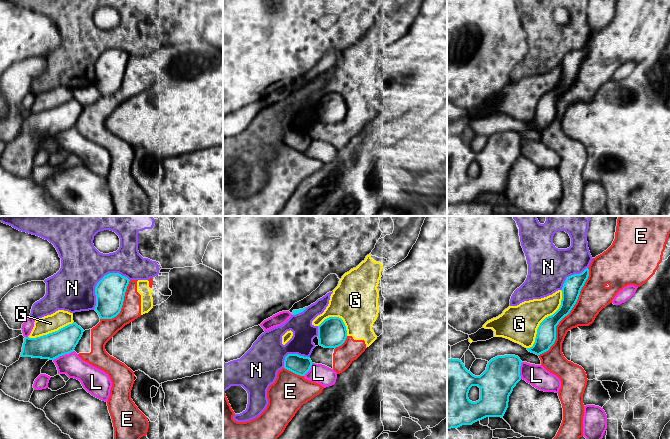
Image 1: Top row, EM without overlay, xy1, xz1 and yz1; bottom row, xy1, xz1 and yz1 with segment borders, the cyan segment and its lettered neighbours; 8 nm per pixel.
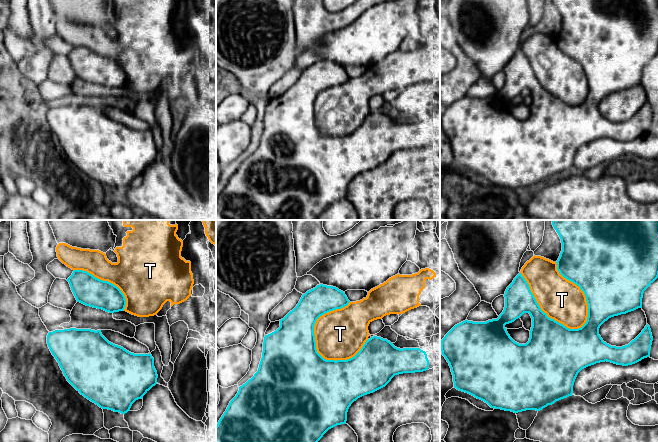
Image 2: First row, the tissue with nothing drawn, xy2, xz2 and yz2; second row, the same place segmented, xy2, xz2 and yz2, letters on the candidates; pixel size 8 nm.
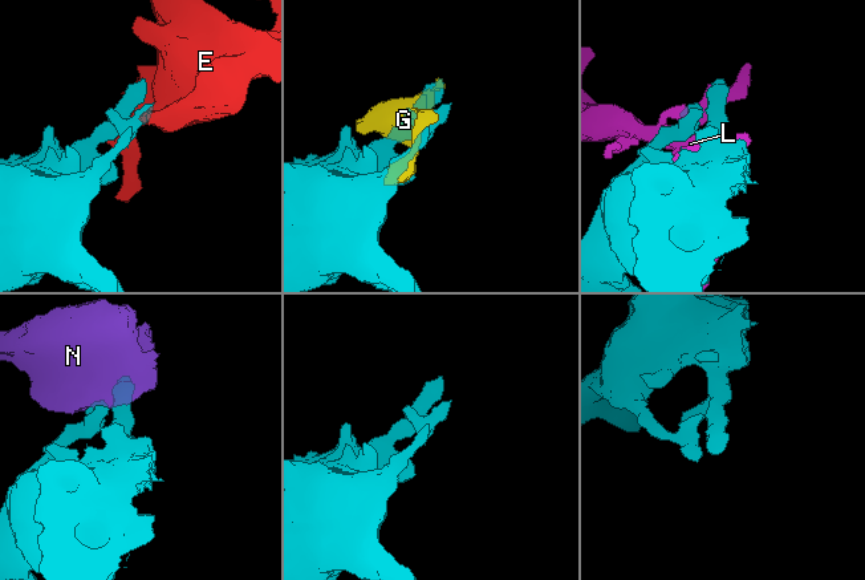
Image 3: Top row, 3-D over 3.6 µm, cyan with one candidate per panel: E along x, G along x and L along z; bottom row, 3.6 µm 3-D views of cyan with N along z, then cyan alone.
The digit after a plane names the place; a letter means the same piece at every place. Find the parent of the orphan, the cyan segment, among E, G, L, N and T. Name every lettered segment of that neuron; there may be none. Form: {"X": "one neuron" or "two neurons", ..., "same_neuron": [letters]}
{"E": "two neurons", "G": "two neurons", "L": "two neurons", "N": "two neurons", "T": "one neuron", "same_neuron": ["T"]}

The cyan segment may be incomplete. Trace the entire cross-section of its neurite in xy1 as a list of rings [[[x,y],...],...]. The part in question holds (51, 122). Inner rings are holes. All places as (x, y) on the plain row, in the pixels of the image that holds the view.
[[[76,99],[36,114],[24,114],[20,133],[54,136],[74,127],[84,106]]]

